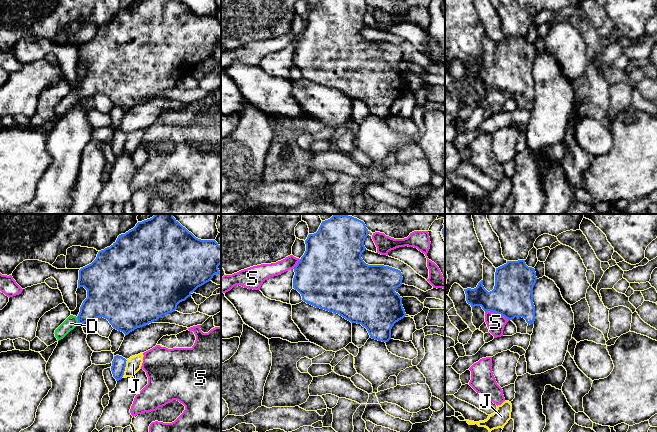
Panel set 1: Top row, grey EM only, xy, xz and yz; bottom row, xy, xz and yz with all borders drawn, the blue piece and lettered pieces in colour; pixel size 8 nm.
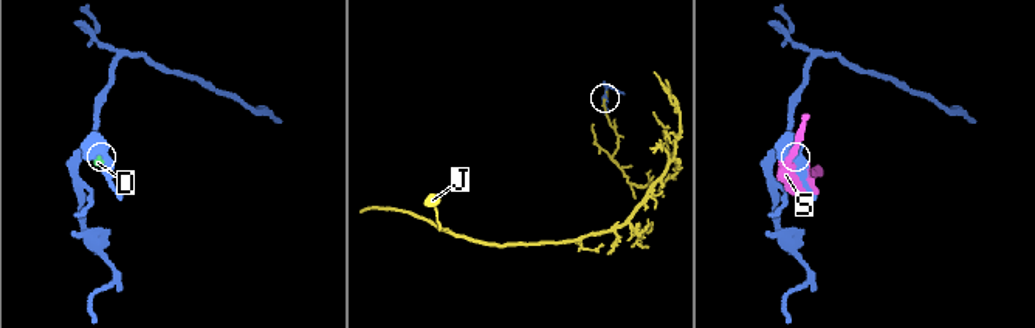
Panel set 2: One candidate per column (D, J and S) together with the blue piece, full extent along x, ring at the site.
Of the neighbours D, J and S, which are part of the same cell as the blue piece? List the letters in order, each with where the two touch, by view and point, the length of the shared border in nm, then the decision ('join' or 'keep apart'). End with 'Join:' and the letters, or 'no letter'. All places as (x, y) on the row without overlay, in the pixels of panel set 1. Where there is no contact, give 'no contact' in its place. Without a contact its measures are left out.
D: contact xy (78, 96); length 60 nm; join
J: contact xy (124, 145); length 150 nm; keep apart
S: contact yz (497, 88); length 200 nm; keep apart
Join: D

